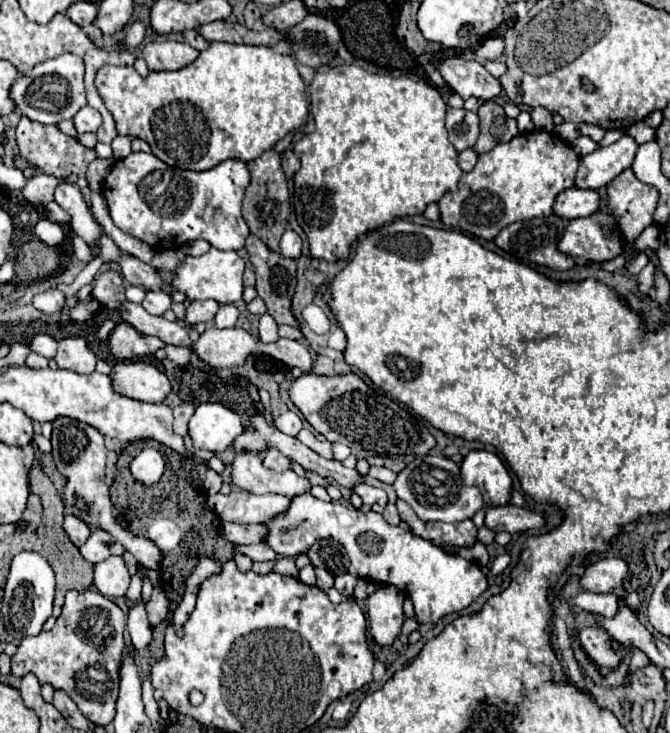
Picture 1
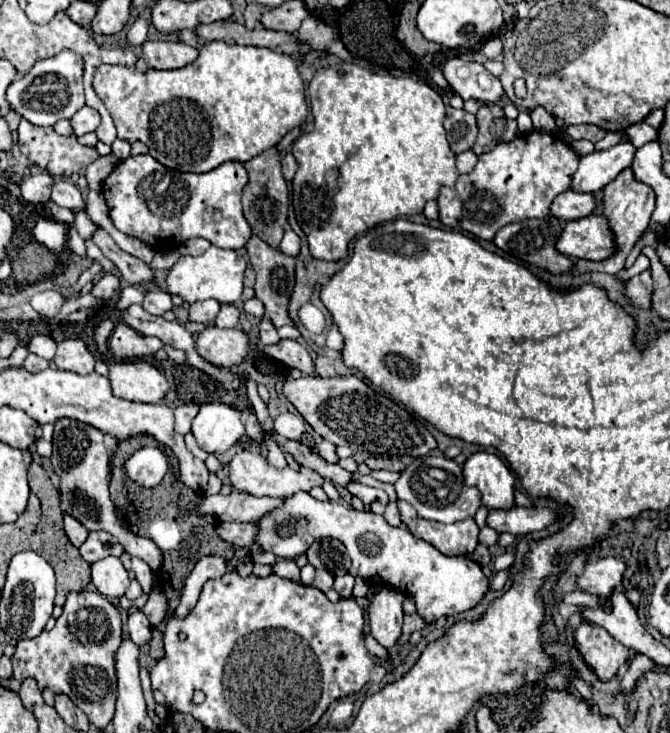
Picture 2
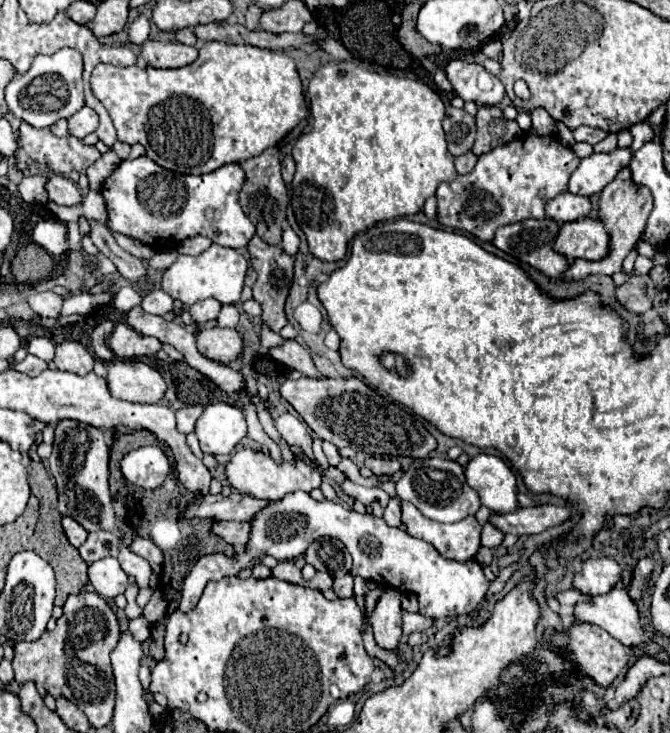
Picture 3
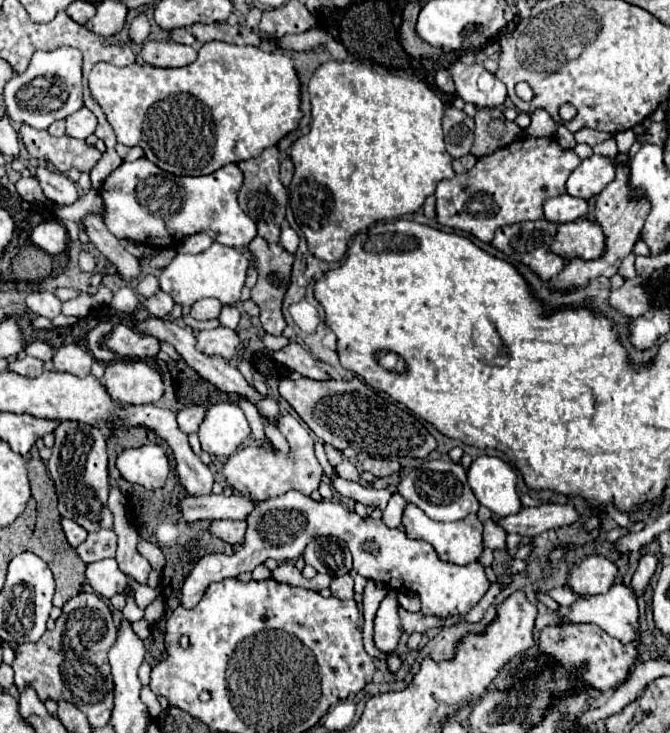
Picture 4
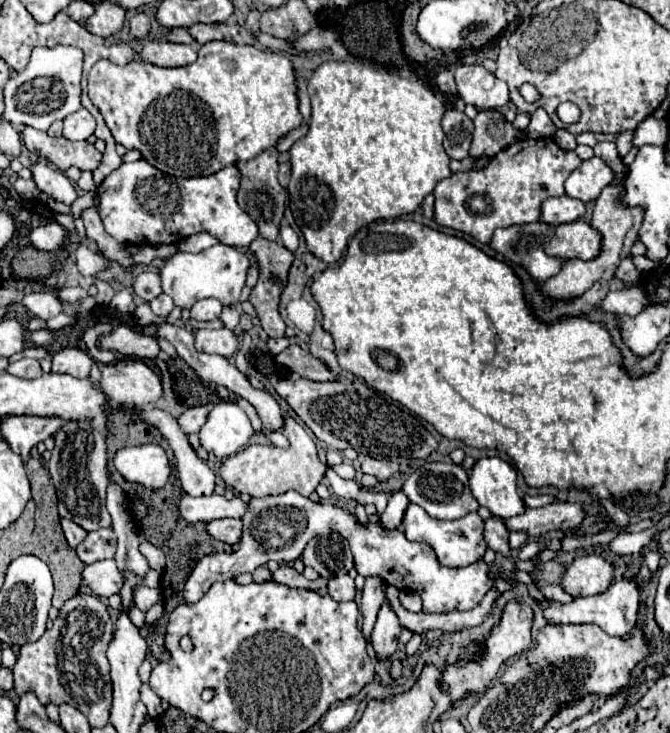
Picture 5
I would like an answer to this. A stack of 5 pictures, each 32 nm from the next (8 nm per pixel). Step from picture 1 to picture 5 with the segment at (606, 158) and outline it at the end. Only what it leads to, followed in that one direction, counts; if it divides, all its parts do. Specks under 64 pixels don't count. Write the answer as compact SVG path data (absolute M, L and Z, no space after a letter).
M594 156L584 160L582 166L576 168L576 172L572 172L564 184L566 196L588 204L596 200L596 196L600 196L600 192L610 184L612 174L614 172L600 158Z

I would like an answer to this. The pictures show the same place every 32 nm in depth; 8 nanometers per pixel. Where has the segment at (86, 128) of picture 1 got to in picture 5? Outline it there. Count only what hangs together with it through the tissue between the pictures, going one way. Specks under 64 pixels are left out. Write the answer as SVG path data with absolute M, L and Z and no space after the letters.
M80 108L78 112L64 118L64 138L66 140L88 140L94 134L94 118L86 108Z

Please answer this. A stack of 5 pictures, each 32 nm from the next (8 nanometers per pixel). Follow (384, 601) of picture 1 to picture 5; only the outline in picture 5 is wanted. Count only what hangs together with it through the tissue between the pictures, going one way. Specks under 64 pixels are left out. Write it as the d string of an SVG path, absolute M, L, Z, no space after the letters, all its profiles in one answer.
M384 602L378 612L378 620L374 624L374 632L370 638L378 660L390 660L394 656L398 636L400 636L400 622L390 604Z

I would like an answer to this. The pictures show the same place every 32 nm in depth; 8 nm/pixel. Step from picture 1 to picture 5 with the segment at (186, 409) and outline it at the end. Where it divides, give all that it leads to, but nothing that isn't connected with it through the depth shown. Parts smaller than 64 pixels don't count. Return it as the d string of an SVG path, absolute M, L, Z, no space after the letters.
M194 406L178 418L178 424L184 434L192 434L204 426L204 422L208 420L208 414L210 414L210 406Z

